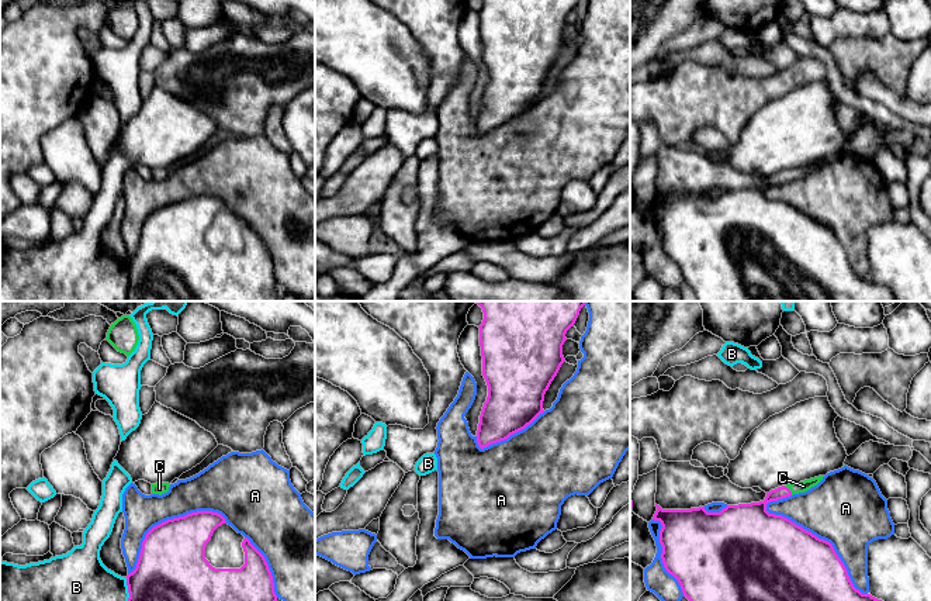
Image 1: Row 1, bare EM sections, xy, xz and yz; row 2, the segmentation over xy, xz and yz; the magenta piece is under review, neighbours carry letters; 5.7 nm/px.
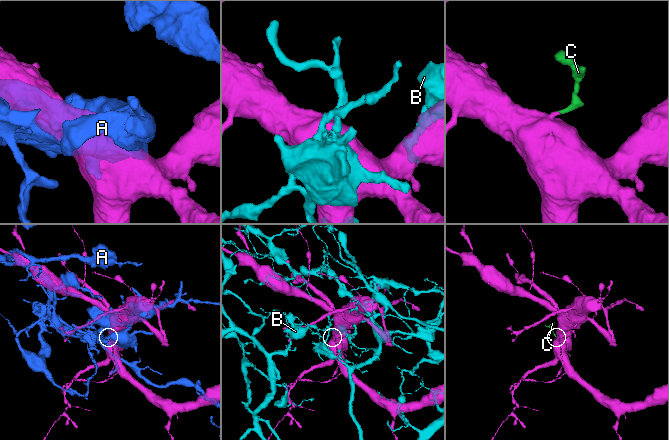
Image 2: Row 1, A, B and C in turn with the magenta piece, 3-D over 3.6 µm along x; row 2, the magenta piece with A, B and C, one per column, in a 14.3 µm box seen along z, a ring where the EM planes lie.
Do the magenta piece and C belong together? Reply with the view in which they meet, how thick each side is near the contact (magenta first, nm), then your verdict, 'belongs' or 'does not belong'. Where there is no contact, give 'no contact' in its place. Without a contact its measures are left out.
yz | 190/60 nm | belongs

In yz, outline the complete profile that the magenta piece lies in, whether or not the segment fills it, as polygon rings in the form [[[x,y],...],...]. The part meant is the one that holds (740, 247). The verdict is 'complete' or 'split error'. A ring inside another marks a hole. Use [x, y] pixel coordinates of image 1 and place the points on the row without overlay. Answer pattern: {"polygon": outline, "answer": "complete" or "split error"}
{"polygon": [[[818,160],[800,167],[792,167],[778,172],[766,177],[764,186],[727,190],[720,197],[707,197],[705,191],[691,194],[662,194],[660,190],[655,189],[657,196],[653,204],[660,205],[662,210],[660,215],[660,228],[662,231],[661,243],[664,252],[678,265],[683,281],[686,281],[693,290],[696,301],[896,301],[887,287],[878,284],[871,279],[862,279],[854,272],[844,248],[841,246],[830,227],[817,222],[811,217],[803,214],[802,211],[796,210],[795,207],[782,200],[769,198],[766,196],[768,187],[778,186],[793,179],[804,177],[811,172],[817,170],[823,165],[823,162],[824,160]]], "answer": "split error"}

